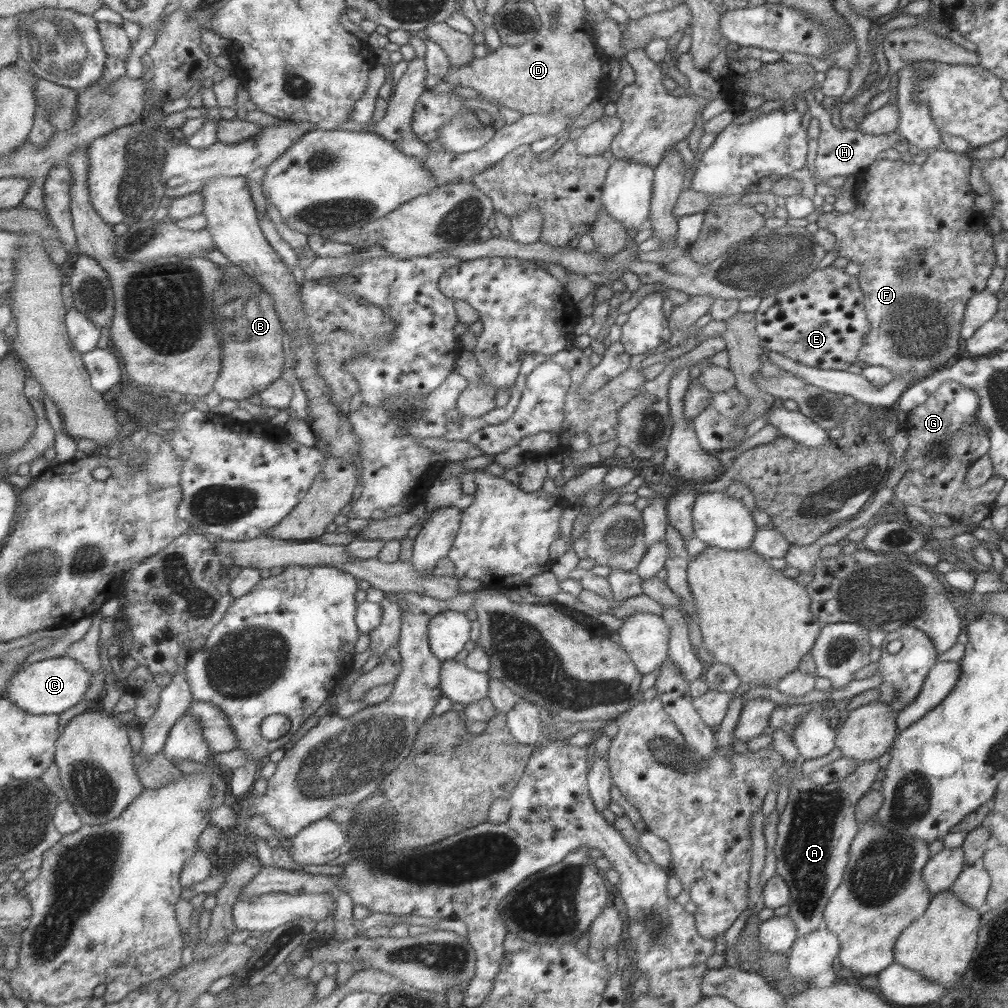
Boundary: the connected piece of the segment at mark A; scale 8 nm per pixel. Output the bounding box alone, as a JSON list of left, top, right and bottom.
[774,758,881,935]

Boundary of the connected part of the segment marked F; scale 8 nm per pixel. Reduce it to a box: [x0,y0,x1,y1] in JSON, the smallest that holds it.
[817,149,997,381]

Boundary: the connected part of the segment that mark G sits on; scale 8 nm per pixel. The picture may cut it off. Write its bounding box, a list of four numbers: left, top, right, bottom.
[895,379,1006,524]

